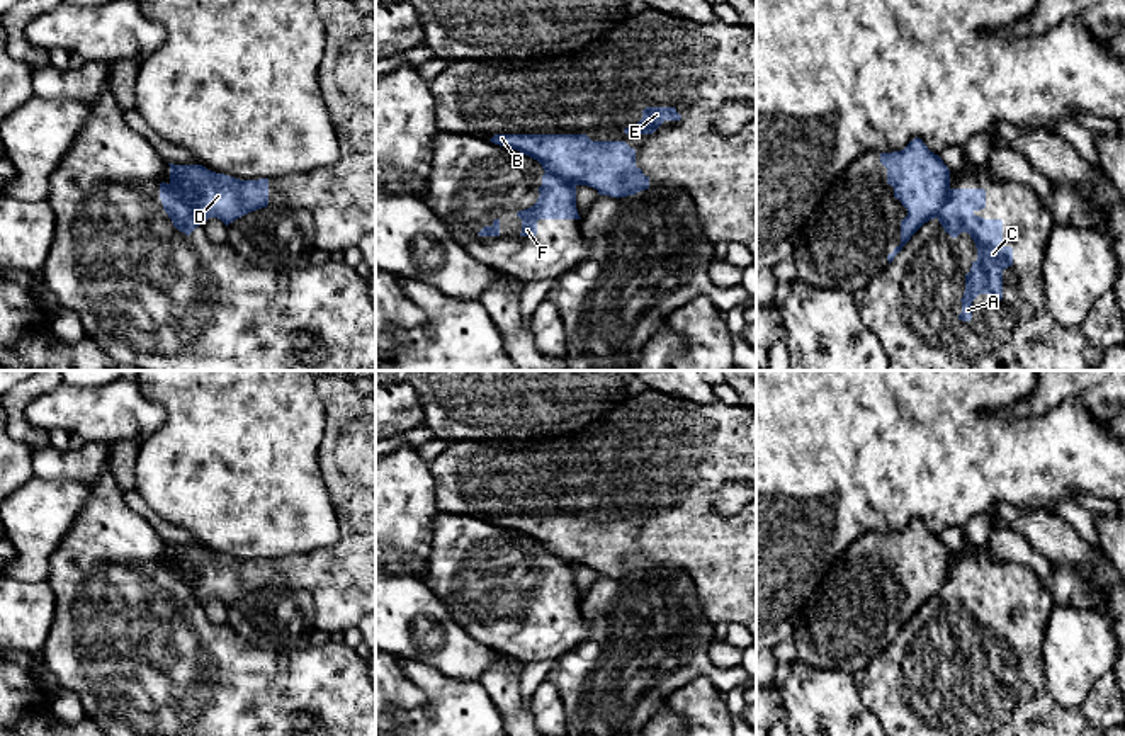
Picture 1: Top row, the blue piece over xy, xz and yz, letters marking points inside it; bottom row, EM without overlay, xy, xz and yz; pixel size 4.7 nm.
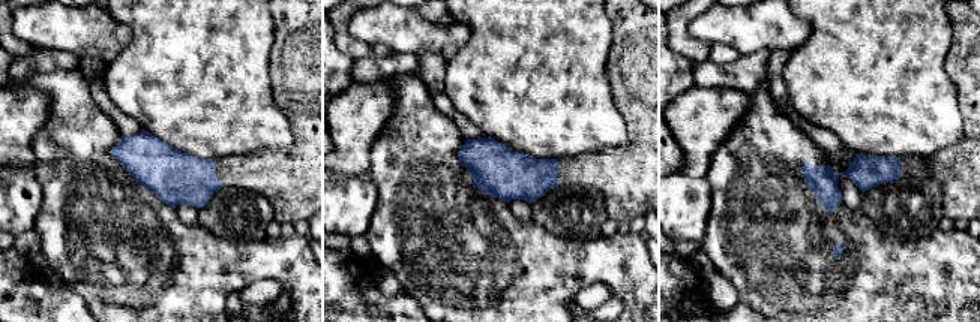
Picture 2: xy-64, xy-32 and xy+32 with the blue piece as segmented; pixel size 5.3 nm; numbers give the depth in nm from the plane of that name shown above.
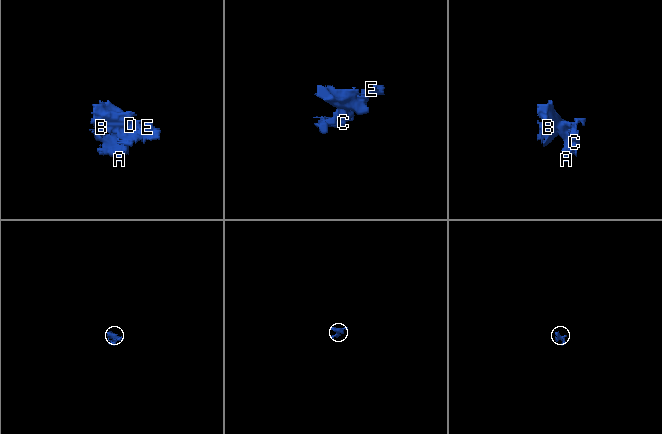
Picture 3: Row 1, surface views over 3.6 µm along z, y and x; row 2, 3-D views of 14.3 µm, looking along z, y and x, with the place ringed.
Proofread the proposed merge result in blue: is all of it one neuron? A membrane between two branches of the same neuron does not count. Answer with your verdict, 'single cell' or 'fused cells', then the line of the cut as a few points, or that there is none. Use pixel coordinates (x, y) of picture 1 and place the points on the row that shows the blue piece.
fused cells | xy (170, 182), (201, 223)

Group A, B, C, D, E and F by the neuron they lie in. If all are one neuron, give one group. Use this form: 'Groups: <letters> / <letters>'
Groups: A C F / B D E

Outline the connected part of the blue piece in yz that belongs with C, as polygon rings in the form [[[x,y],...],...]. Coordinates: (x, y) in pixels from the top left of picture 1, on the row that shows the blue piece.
[[[948,189],[938,221],[945,233],[957,238],[969,233],[977,248],[977,260],[965,274],[965,292],[958,320],[972,320],[972,301],[979,294],[994,294],[1003,299],[1003,270],[1013,265],[1013,248],[1003,245],[1003,221],[984,219],[975,211],[986,207],[984,189]]]

